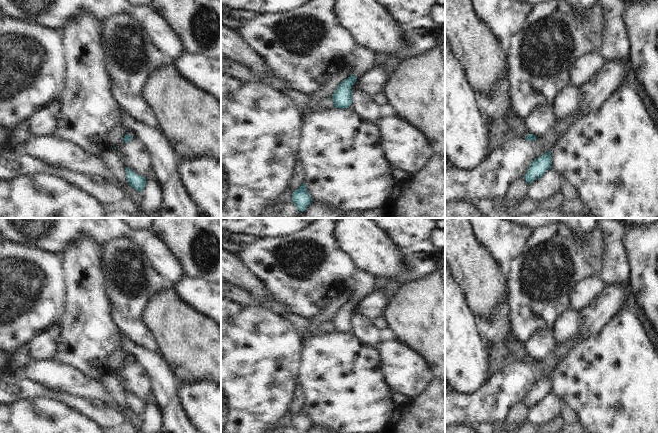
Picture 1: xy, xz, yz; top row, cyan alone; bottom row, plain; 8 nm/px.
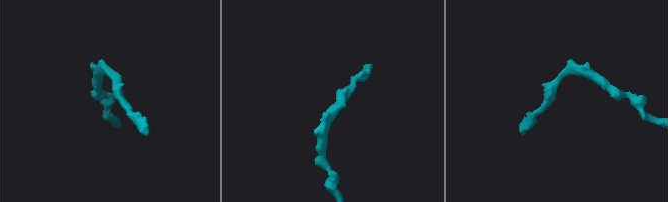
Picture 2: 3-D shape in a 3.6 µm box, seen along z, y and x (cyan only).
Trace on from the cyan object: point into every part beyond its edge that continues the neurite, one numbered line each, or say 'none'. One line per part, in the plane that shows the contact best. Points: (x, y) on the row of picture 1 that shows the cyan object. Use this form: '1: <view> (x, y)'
1: xz (364, 59)

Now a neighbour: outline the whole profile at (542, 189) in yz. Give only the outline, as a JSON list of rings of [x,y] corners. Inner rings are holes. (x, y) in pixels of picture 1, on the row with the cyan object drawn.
[[[553,169],[546,171],[542,177],[529,185],[527,198],[538,202],[549,200],[555,193],[561,192],[564,178]]]

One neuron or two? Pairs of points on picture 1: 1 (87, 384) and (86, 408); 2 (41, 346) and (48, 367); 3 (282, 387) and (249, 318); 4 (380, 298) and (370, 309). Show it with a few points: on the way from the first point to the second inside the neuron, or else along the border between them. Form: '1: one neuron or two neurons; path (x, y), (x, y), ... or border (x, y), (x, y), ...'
1: two neurons; border (63, 393), (69, 396), (84, 397), (89, 400)
2: two neurons; border (52, 358), (31, 362)
3: one neuron; path (265, 370), (251, 356), (249, 335)
4: one neuron; path (377, 301), (372, 306)

